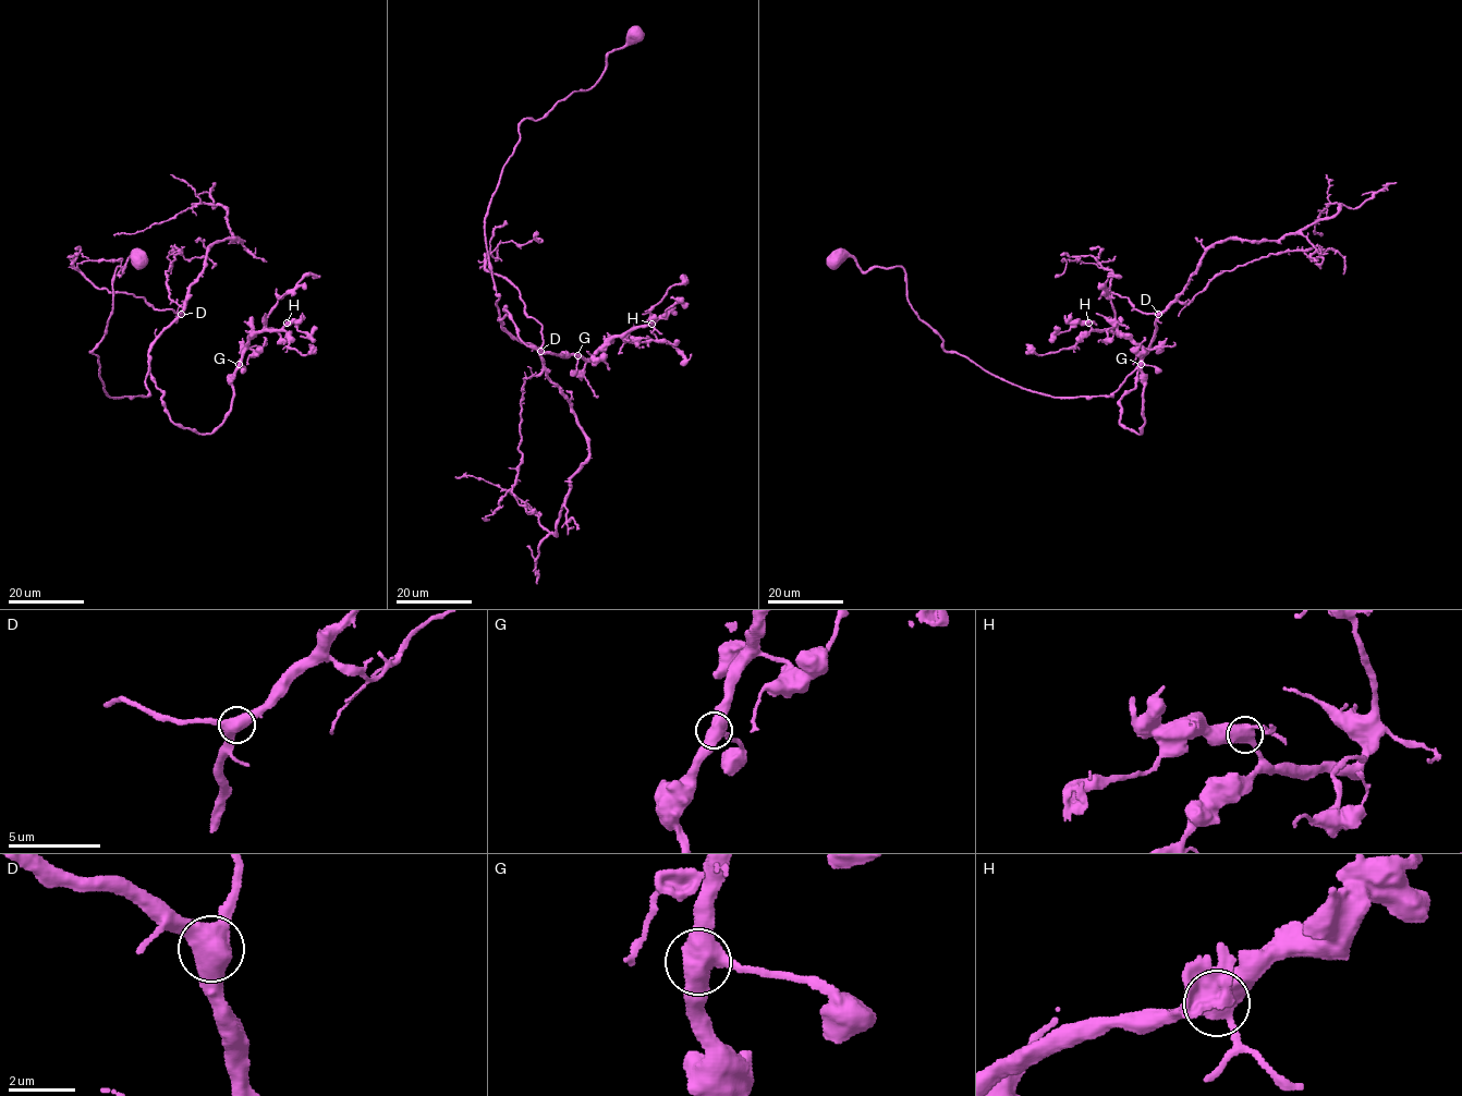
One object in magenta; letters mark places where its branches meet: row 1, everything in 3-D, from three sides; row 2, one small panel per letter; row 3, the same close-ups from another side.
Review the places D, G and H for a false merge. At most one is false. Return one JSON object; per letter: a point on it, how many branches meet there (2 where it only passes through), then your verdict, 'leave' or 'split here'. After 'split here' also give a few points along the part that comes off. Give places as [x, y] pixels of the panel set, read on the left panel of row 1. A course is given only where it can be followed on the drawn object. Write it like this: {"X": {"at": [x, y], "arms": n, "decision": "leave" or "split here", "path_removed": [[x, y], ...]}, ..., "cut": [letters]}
{"D": {"at": [181, 314], "arms": 3, "decision": "leave"}, "G": {"at": [239, 364], "arms": 3, "decision": "leave"}, "H": {"at": [287, 323], "arms": 3, "decision": "leave"}, "cut": []}

